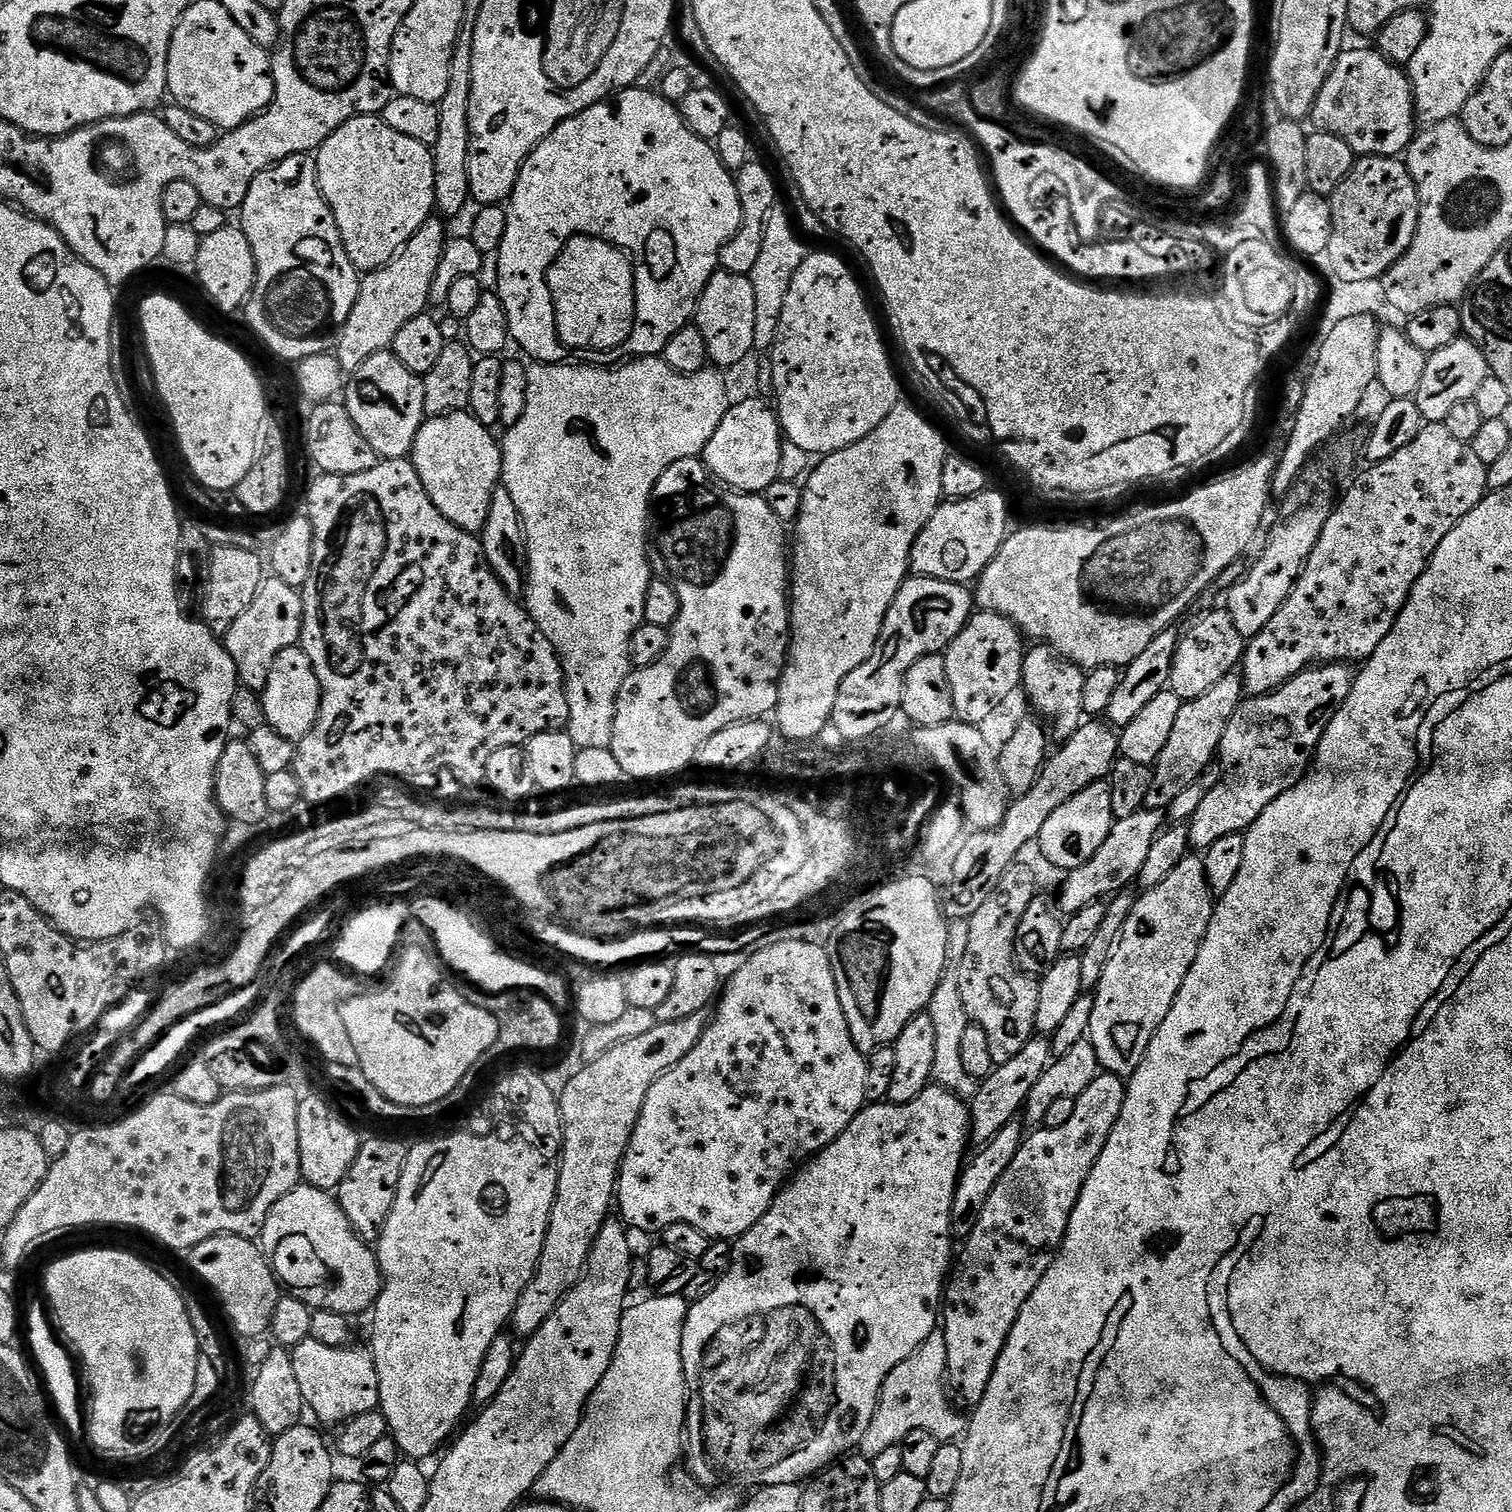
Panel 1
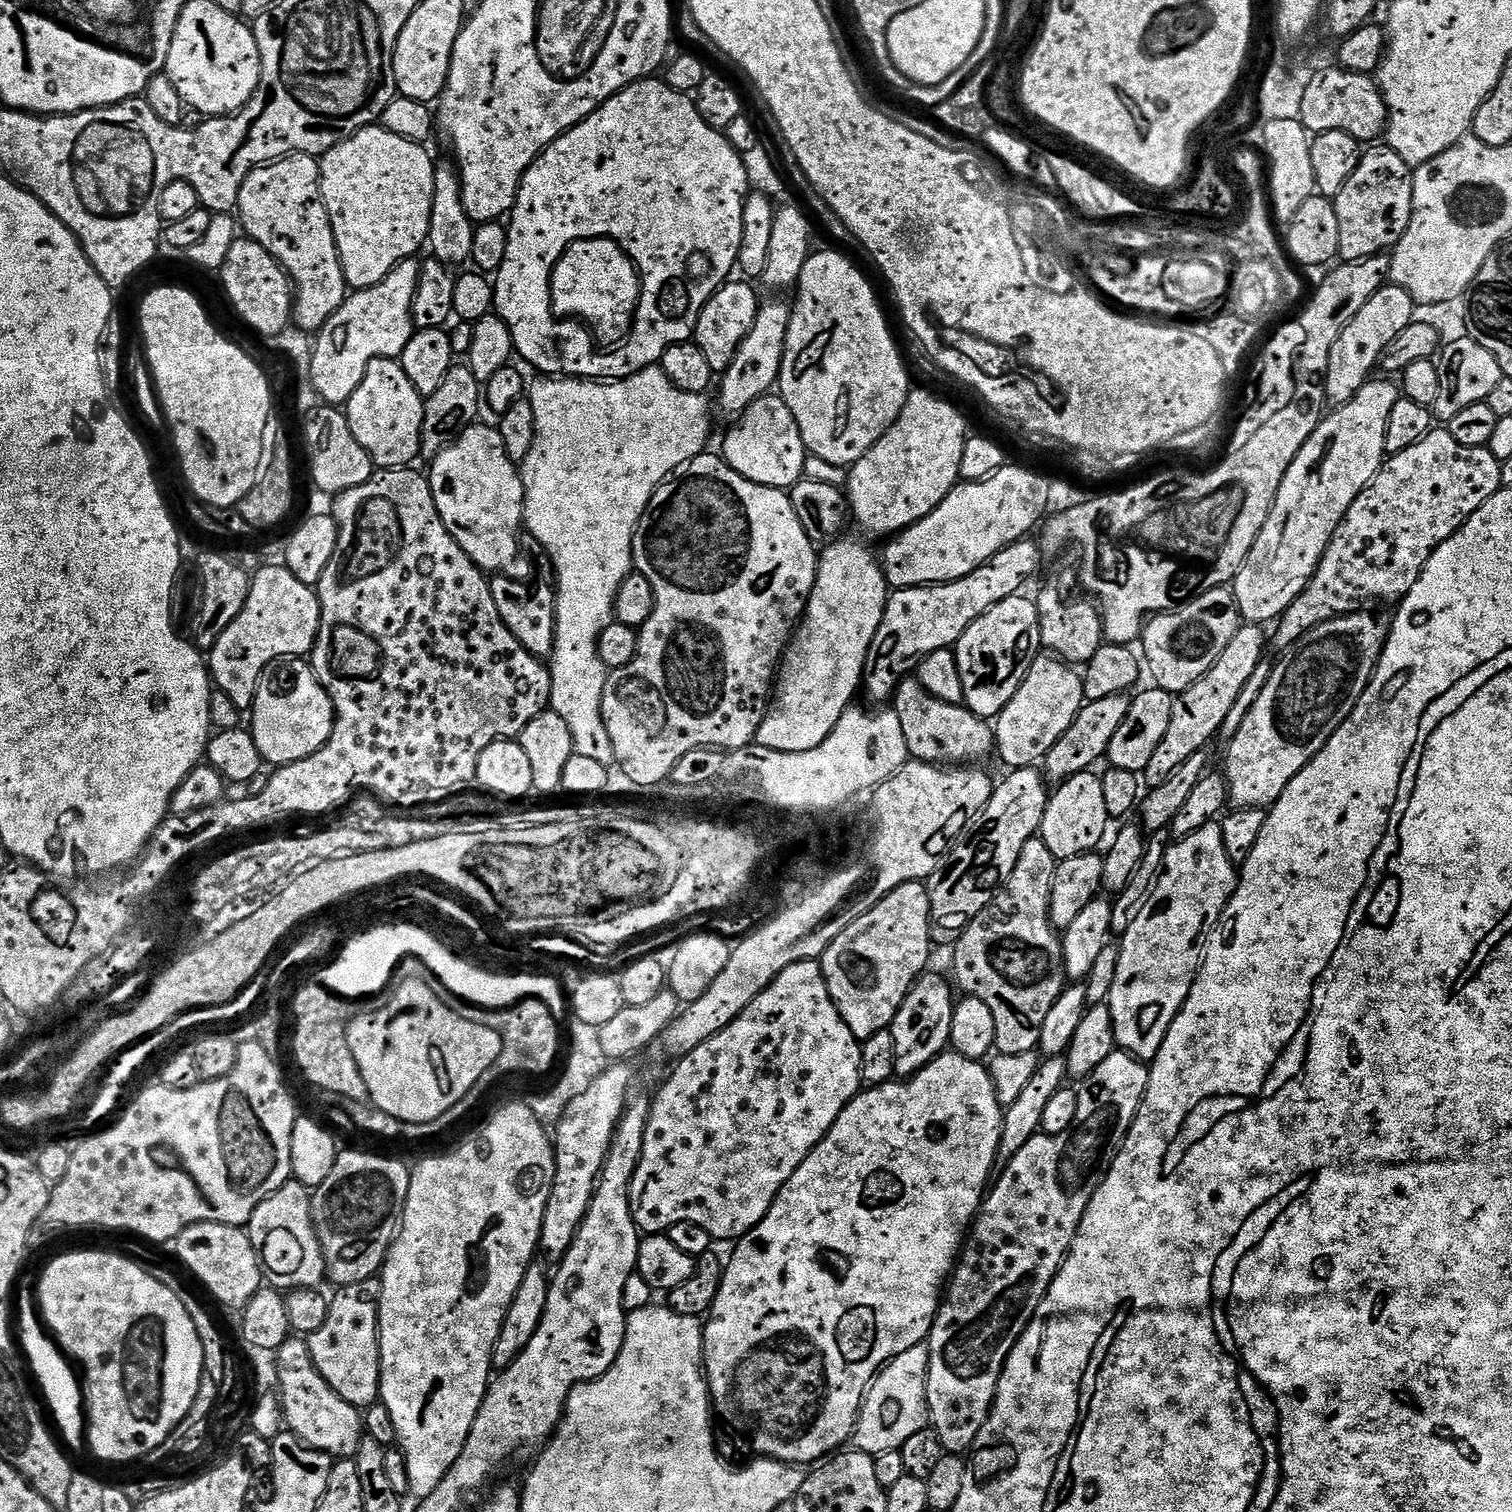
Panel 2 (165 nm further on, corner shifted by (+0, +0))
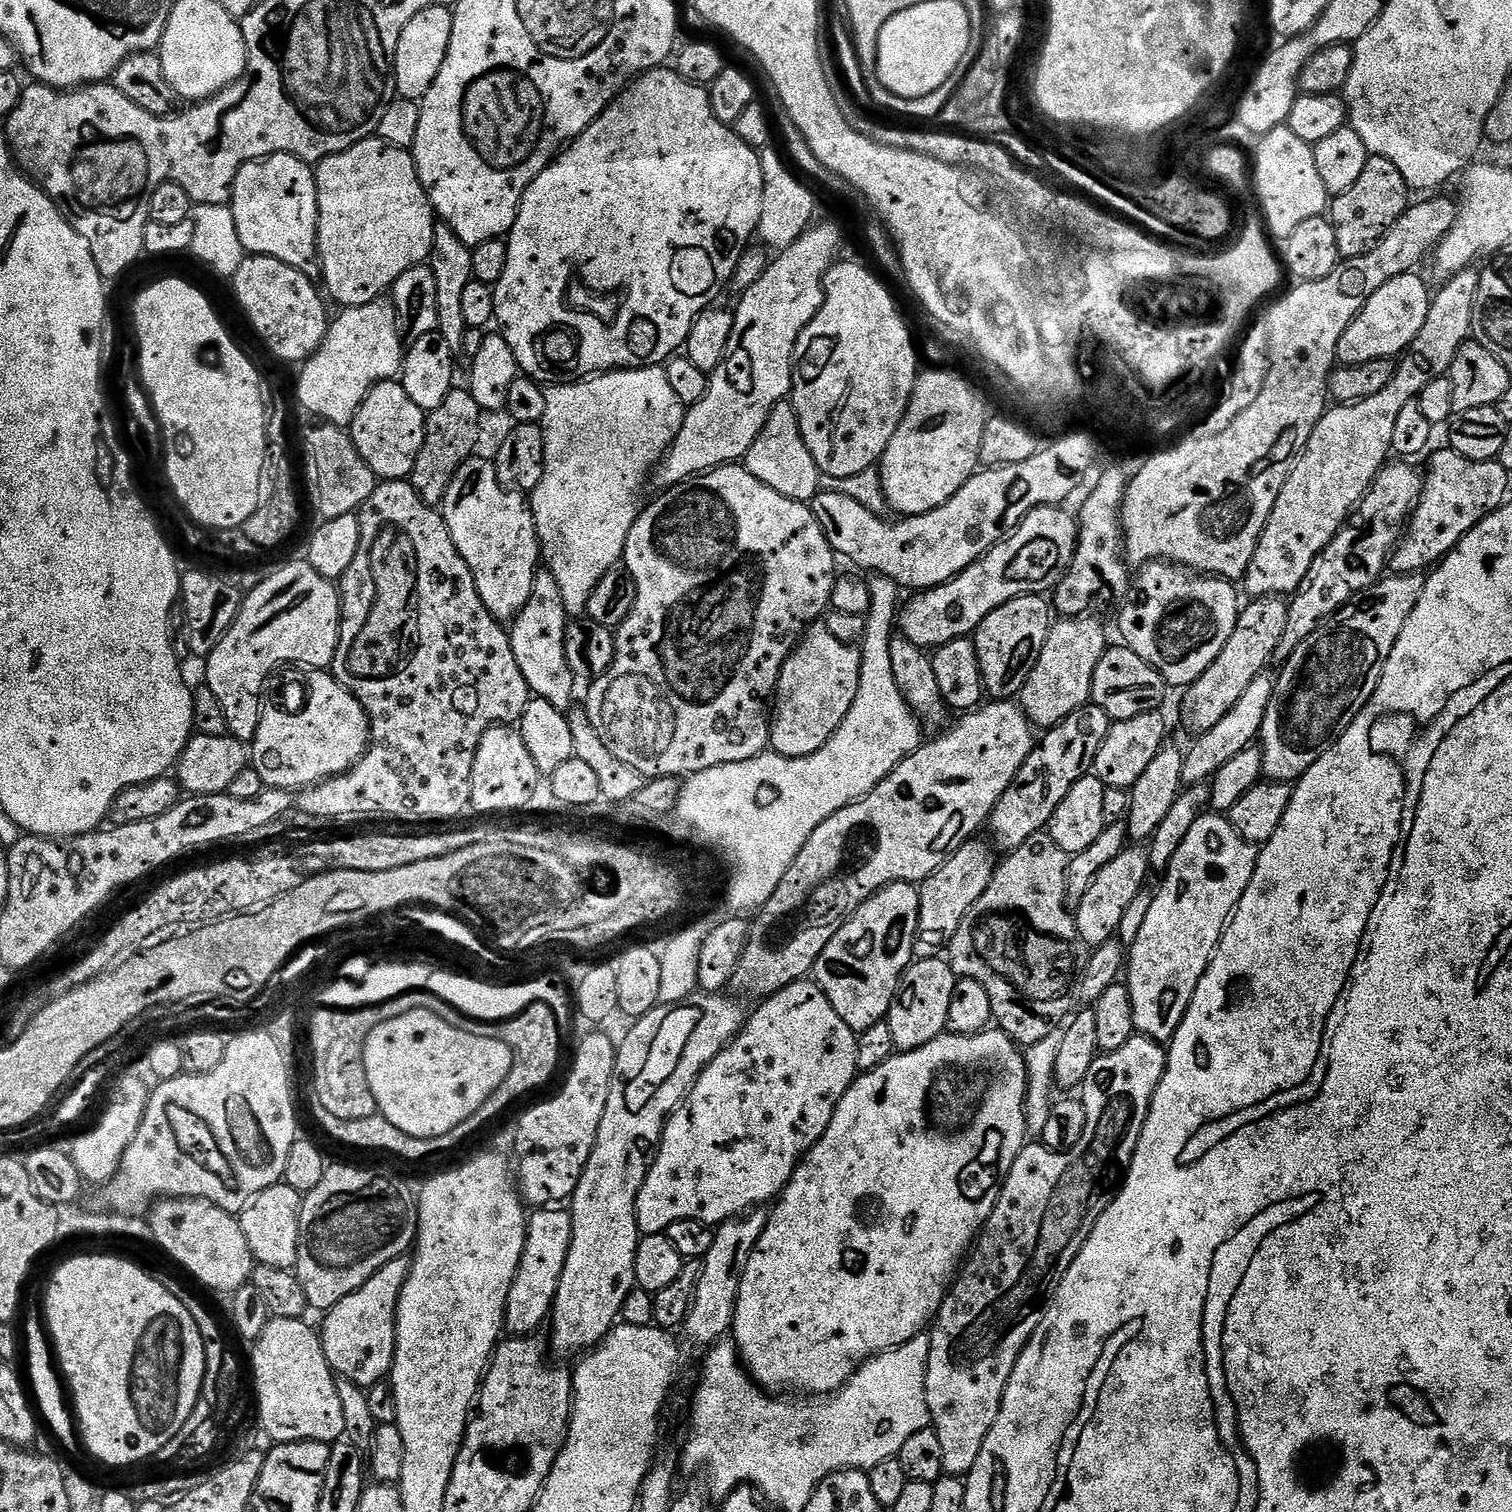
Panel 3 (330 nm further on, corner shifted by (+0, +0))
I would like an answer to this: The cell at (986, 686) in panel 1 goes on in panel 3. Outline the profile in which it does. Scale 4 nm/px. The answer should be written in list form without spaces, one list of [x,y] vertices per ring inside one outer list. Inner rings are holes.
[[[1043,595],[1019,596],[986,614],[976,627],[974,643],[980,673],[984,679],[984,691],[992,700],[1012,700],[1019,697],[1022,686],[1046,646],[1046,638],[1054,623],[1050,604],[1044,601]],[[1048,608],[1049,612],[1048,613]],[[1052,615],[1052,616],[1051,616]]]

